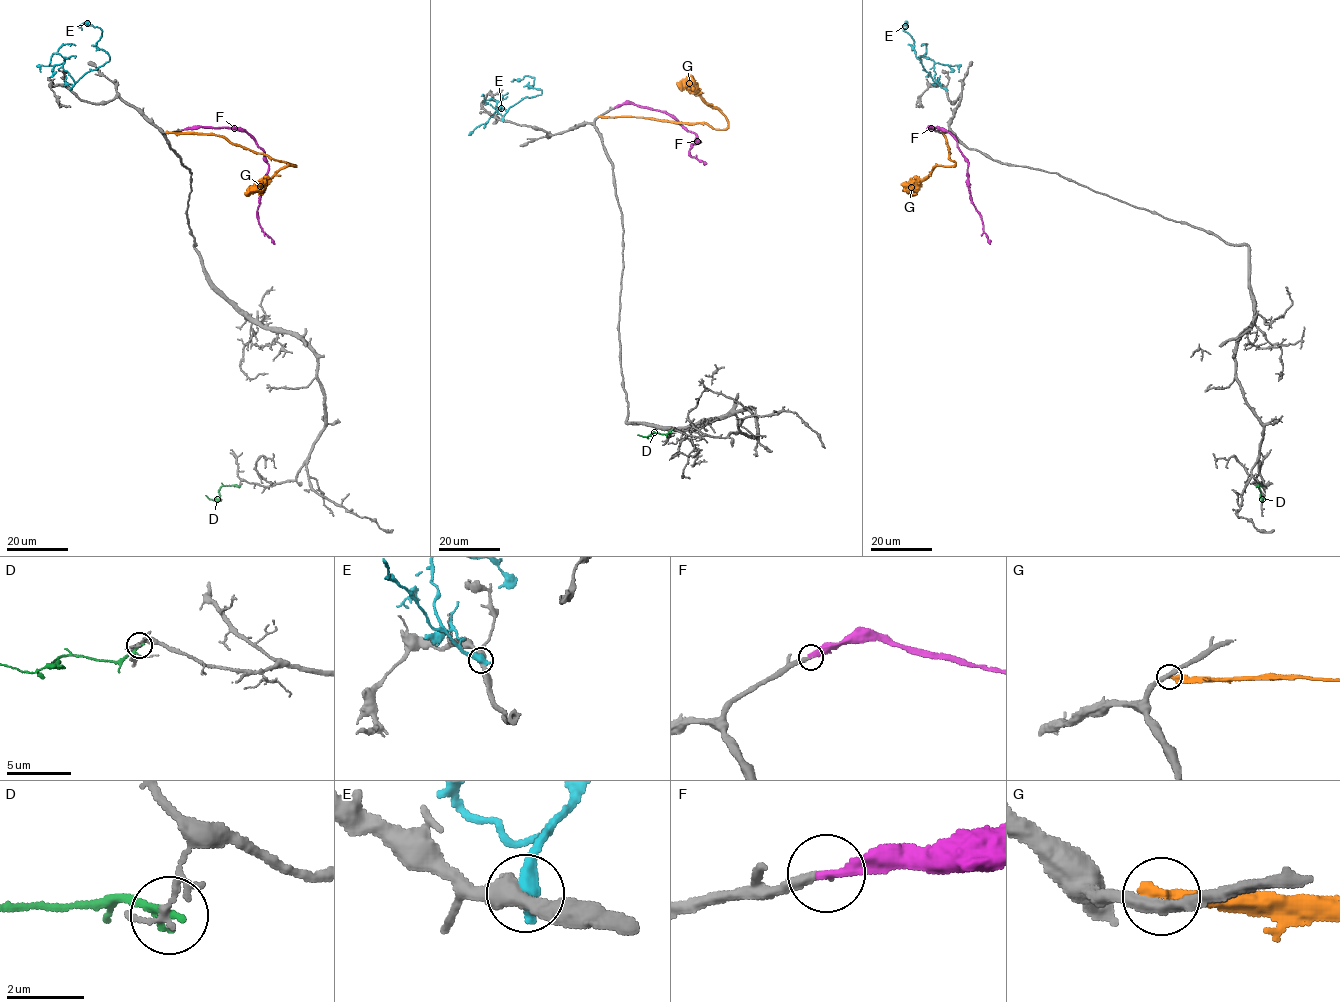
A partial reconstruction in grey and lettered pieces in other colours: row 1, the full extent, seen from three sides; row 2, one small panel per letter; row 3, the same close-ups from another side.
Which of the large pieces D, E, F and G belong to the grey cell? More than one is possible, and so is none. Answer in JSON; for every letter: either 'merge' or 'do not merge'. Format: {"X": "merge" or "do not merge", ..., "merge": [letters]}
{"D": "do not merge", "E": "do not merge", "F": "merge", "G": "do not merge", "merge": ["F"]}

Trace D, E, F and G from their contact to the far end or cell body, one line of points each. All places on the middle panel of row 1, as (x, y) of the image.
D: (671, 430), (644, 437), (638, 435)
E: (502, 120), (519, 100), (541, 94), (540, 89), (528, 88), (534, 84), (533, 77), (514, 78)
F: (615, 107), (634, 103), (666, 111), (686, 131), (696, 135), (700, 142), (692, 145), (689, 154), (706, 164)
G: (599, 116), (704, 123), (724, 129), (728, 126), (728, 120), (689, 84), (676, 84)

